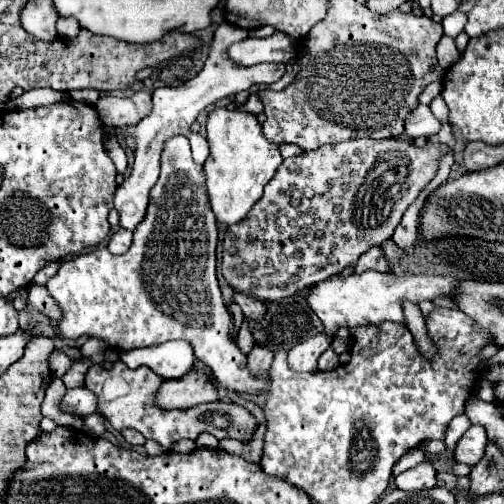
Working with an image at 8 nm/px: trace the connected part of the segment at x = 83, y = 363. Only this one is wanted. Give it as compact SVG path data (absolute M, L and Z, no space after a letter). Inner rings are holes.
M79 360L79 362L73 362L73 366L67 370L67 374L63 376L63 384L67 388L75 388L75 386L83 386L83 380L85 380L85 372L89 368L89 362L87 360Z

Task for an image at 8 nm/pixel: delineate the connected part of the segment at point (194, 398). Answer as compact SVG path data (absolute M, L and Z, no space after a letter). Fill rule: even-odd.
M191 370L179 380L165 380L155 392L155 404L161 410L185 410L215 400L217 390L207 380L207 376L197 370Z

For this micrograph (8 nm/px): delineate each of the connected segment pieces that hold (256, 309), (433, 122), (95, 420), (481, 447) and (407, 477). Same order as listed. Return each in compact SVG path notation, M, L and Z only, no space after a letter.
M235 294L233 300L241 306L243 316L245 316L247 320L251 320L251 318L261 318L261 316L265 314L265 304L263 304L261 300L255 300L255 298L247 296L247 294Z
M419 104L405 120L405 136L409 138L419 138L419 136L431 136L439 132L441 122L431 114L429 106Z
M85 416L83 424L87 426L87 430L93 436L103 436L103 432L105 432L105 420L103 420L103 416Z
M471 426L463 436L461 440L457 442L457 448L455 448L455 460L457 462L465 462L469 466L475 466L483 452L485 452L485 444L487 444L487 434L481 426Z
M425 460L421 464L417 464L415 468L409 468L405 472L401 472L399 476L395 476L395 484L401 490L425 490L425 488L433 488L435 486L435 466Z

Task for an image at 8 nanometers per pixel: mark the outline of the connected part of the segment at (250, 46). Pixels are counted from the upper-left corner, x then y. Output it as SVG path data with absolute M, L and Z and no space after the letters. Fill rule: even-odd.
M283 32L269 38L247 38L229 46L227 56L237 66L255 66L261 62L289 62L295 56L295 40Z

